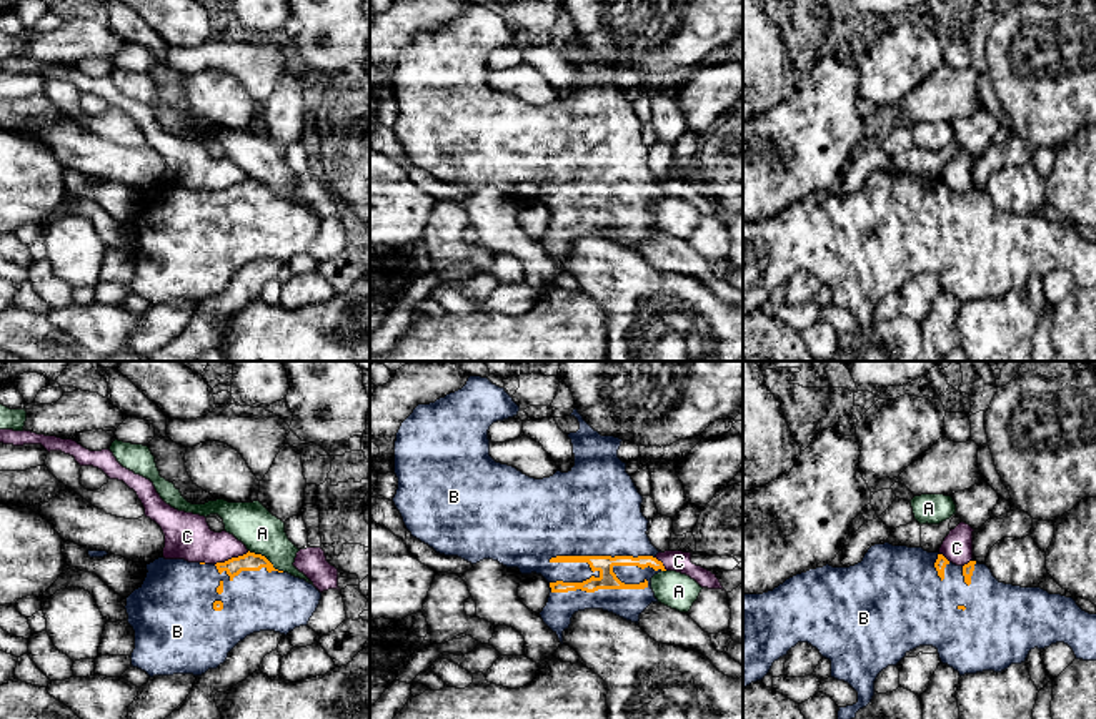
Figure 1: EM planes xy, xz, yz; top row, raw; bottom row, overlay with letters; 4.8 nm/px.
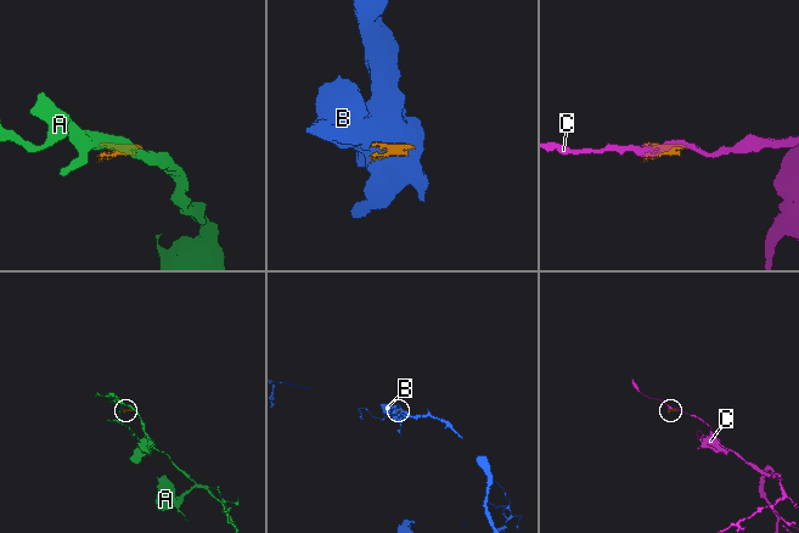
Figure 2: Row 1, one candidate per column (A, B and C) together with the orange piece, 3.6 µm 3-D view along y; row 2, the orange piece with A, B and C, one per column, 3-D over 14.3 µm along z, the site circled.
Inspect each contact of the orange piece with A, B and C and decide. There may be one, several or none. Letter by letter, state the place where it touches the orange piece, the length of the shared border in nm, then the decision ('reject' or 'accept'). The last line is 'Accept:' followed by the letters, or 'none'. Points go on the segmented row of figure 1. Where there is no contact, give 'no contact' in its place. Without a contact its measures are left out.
A: xy (267, 560) | 200 nm | reject
B: xz (557, 556) | 500 nm | accept
C: xy (232, 558) | 180 nm | reject
Accept: B

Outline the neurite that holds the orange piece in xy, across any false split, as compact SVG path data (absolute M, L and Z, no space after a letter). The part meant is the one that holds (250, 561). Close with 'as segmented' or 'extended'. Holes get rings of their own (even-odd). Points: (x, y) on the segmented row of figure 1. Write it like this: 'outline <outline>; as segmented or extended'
outline M247 553L205 564L158 558L147 564L143 584L127 598L128 624L135 631L132 666L153 676L202 676L217 669L247 636L260 631L288 634L306 626L321 593L305 579L278 571L262 554Z; extended

